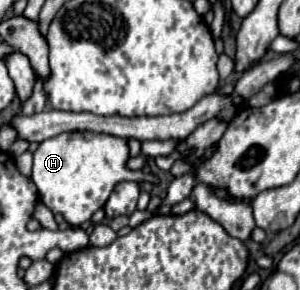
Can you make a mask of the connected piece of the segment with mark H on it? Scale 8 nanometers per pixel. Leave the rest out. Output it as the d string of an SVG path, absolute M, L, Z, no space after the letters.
M63 132L39 144L33 152L33 182L39 190L41 202L53 212L63 214L69 224L83 224L91 214L107 202L113 186L120 181L148 181L158 184L159 179L152 173L133 172L125 166L129 158L127 140L95 132Z

